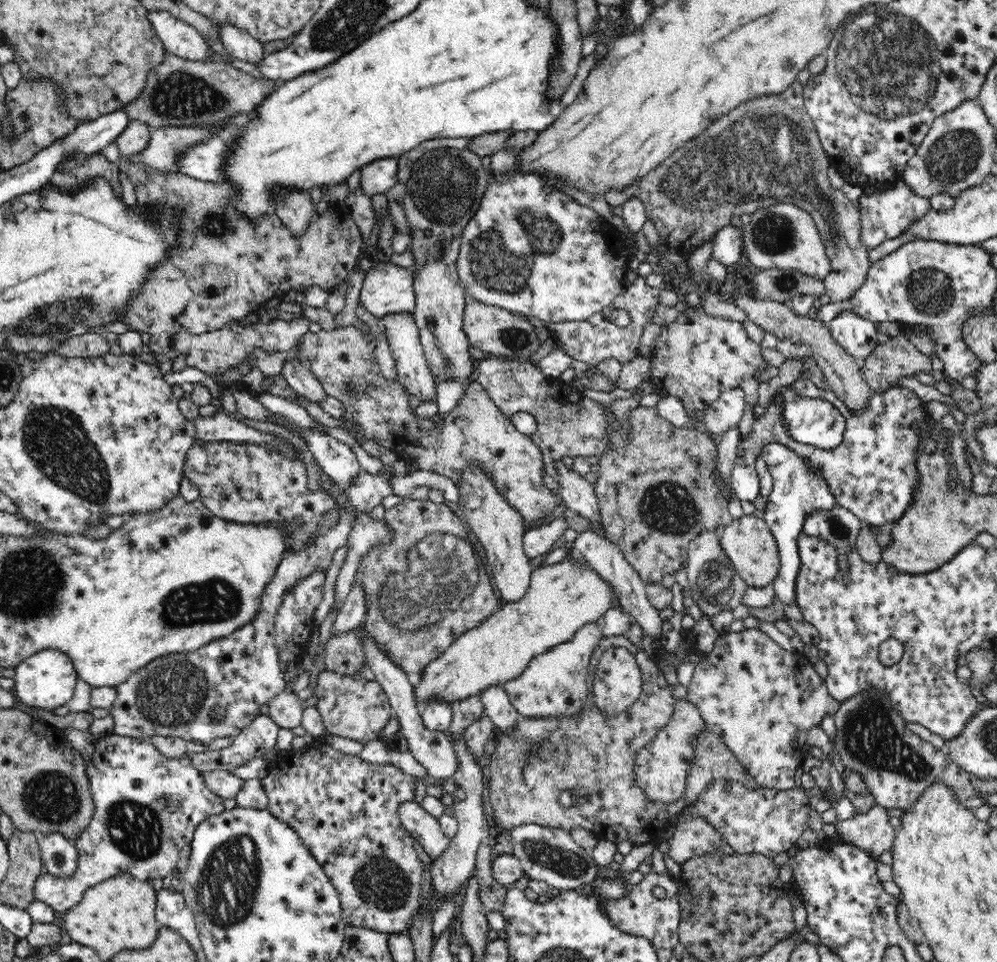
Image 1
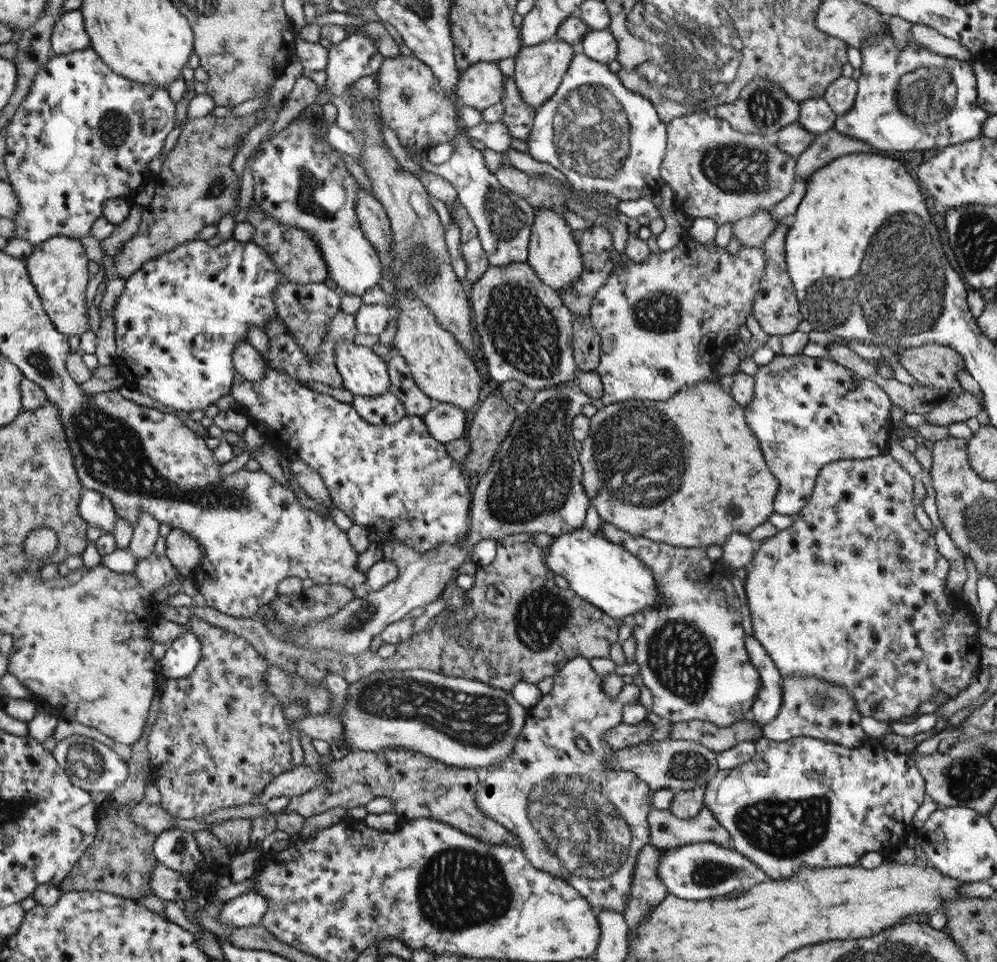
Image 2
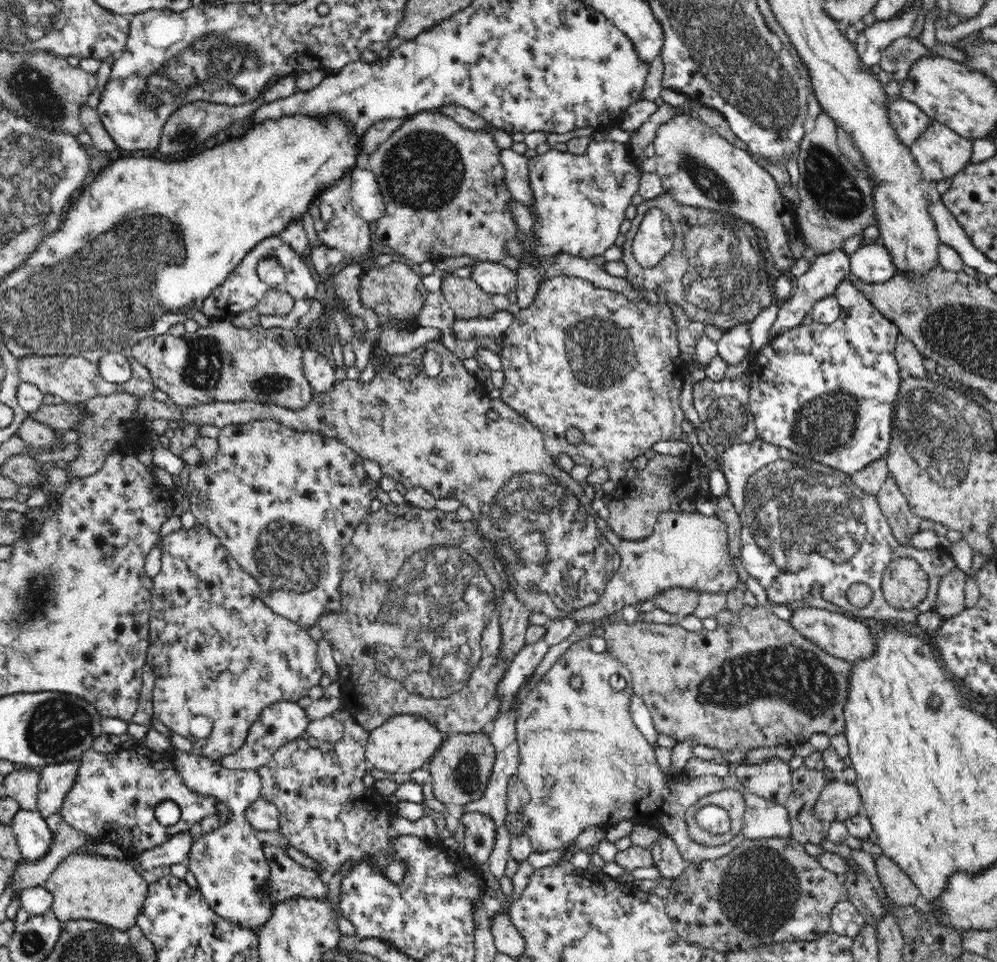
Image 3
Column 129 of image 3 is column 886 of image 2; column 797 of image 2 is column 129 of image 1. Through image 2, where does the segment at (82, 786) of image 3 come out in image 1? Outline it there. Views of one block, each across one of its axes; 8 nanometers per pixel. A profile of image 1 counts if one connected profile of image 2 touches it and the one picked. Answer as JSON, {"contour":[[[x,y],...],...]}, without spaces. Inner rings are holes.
{"contour":[[[116,734],[97,737],[92,758],[86,762],[86,775],[95,812],[89,826],[73,840],[79,853],[78,870],[68,879],[44,872],[34,884],[35,899],[45,902],[56,912],[74,908],[88,888],[122,875],[123,872],[140,881],[164,879],[176,870],[180,852],[191,844],[196,826],[208,816],[222,814],[225,809],[224,799],[206,786],[201,772],[189,763],[187,755],[180,758],[166,757],[146,737],[130,738]]]}

